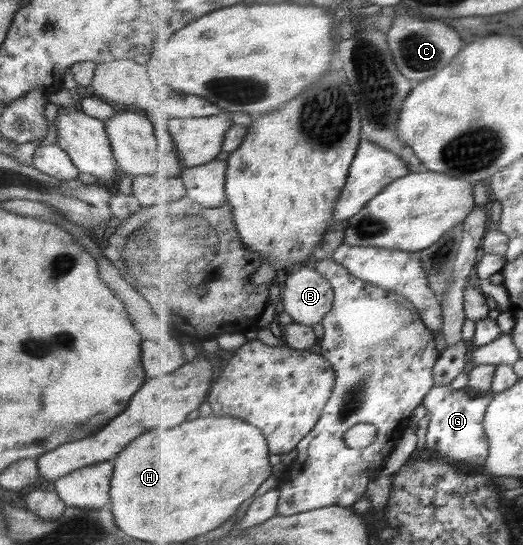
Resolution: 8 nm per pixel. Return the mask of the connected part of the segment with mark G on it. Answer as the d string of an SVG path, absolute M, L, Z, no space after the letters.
M436 385L423 404L431 418L427 435L429 455L481 470L491 455L491 442L486 432L485 420L494 397L495 394L476 397L469 388L456 390L451 385Z

